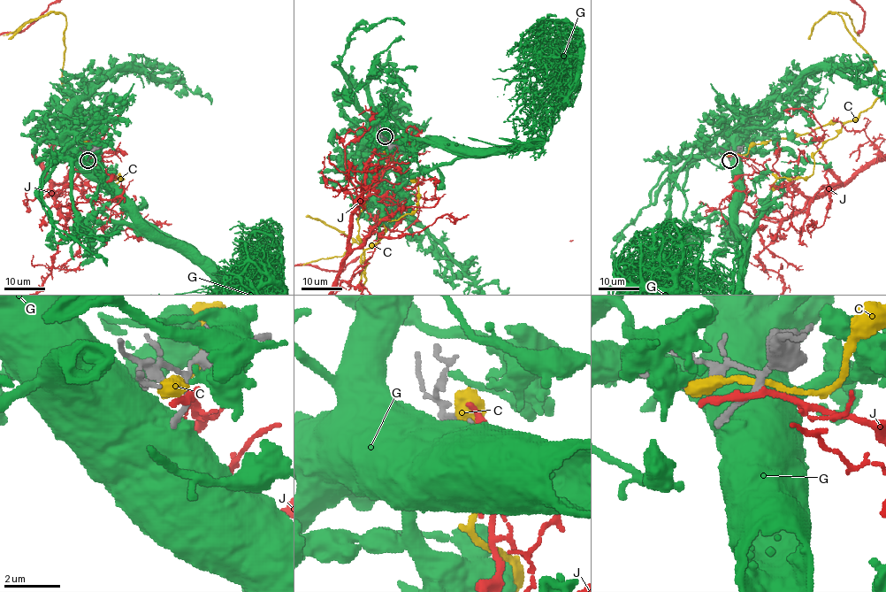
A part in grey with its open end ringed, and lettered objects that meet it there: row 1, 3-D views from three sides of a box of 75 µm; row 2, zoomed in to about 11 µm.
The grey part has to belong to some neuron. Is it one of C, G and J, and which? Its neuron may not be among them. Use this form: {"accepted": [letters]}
{"accepted": []}

